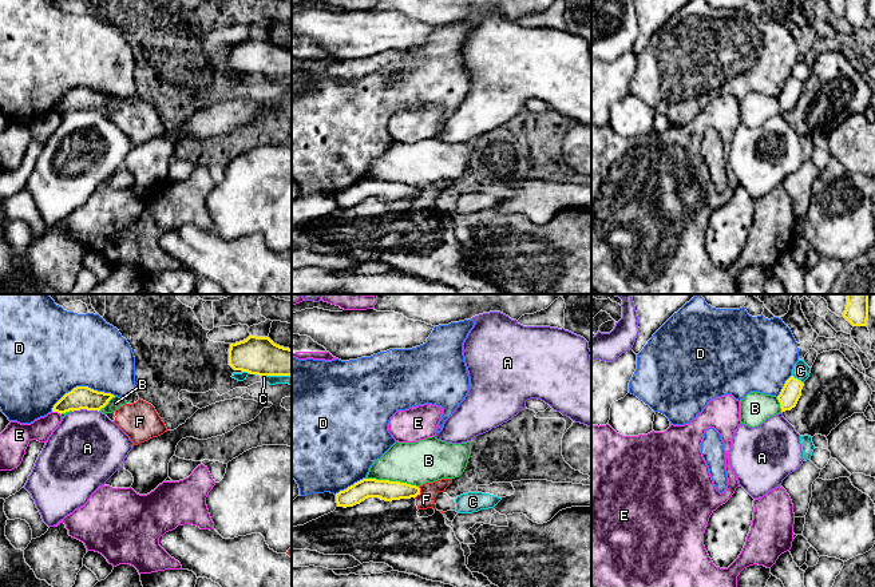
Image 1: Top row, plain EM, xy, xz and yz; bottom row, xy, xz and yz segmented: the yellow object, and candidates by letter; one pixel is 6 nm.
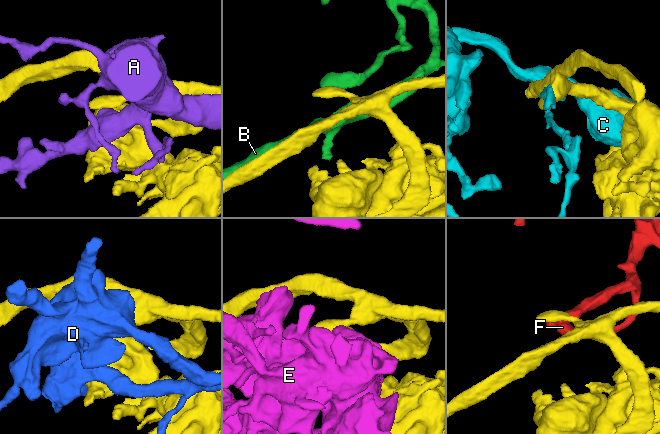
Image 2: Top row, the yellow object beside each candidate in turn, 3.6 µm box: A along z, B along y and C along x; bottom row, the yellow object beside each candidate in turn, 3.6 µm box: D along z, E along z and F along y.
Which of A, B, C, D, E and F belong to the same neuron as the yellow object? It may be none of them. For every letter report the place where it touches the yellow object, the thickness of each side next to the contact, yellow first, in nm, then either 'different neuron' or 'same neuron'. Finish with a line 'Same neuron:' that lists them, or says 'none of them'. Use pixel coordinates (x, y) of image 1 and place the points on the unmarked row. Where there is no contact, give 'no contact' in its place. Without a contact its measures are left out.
A: contact xy (84, 108); calibres 140 and 440 nm; different neuron
B: contact xz (392, 182); calibres 120 and 260 nm; different neuron
C: contact yz (796, 79); calibres 120 and 100 nm; different neuron
D: contact xy (80, 87); calibres 140 and 480 nm; different neuron
E: contact xy (56, 111); calibres 140 and 140 nm; different neuron
F: contact xz (419, 193); calibres 120 and 100 nm; different neuron
Same neuron: none of them

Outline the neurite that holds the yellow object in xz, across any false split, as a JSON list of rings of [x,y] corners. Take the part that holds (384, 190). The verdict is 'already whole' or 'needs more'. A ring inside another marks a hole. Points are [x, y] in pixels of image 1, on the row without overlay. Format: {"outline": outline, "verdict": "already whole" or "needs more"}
{"outline": [[[363,179],[344,191],[336,194],[337,207],[353,207],[368,198],[385,202],[411,199],[420,195],[420,189],[400,182]]], "verdict": "already whole"}

